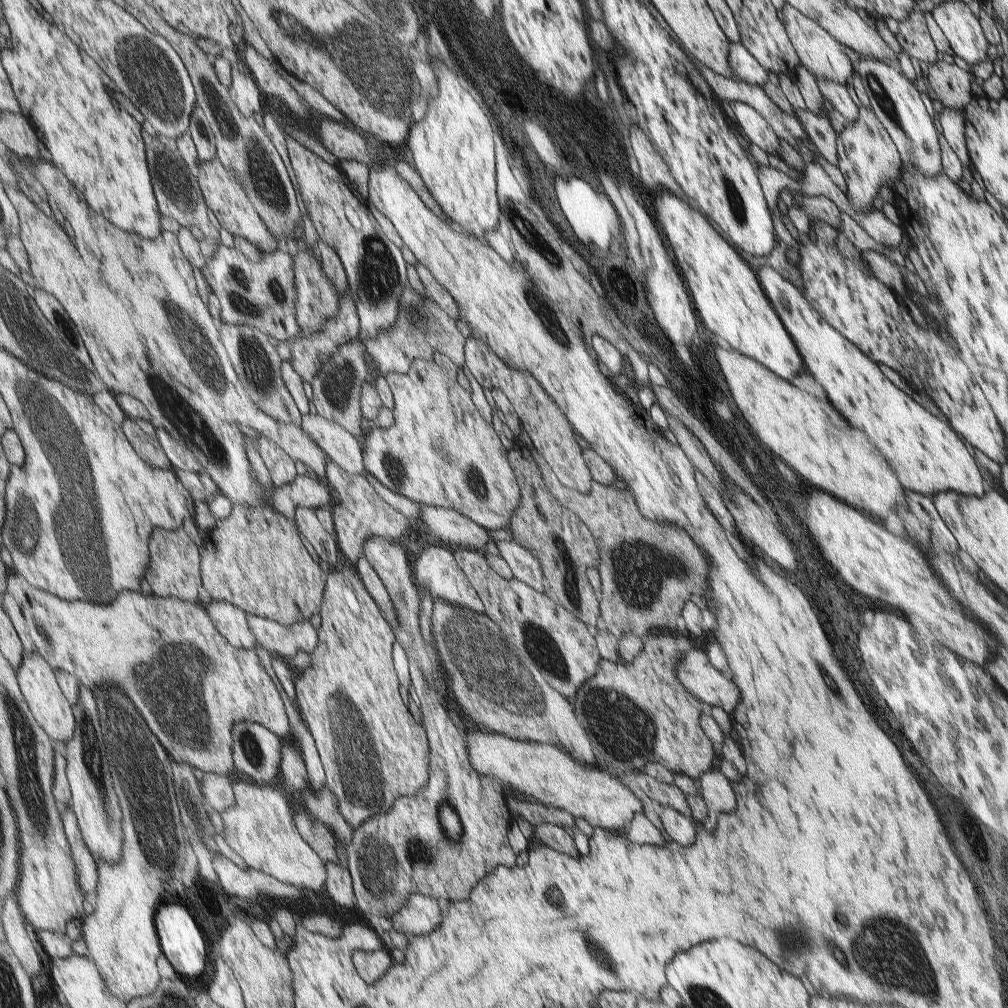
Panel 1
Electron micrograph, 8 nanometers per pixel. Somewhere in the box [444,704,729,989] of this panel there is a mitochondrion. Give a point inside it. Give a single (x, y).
(620, 967)

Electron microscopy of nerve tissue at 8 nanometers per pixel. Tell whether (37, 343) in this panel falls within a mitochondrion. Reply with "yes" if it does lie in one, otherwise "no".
yes

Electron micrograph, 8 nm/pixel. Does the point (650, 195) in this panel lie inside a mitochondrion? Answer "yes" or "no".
no

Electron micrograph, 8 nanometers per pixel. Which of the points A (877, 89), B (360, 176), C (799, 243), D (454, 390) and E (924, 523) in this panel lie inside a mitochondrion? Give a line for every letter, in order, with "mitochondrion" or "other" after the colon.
A: mitochondrion
B: other
C: other
D: other
E: mitochondrion

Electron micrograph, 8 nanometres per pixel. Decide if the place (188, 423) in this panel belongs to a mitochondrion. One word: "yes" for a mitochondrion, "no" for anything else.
yes

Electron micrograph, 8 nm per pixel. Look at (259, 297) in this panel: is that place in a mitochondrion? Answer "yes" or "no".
yes

